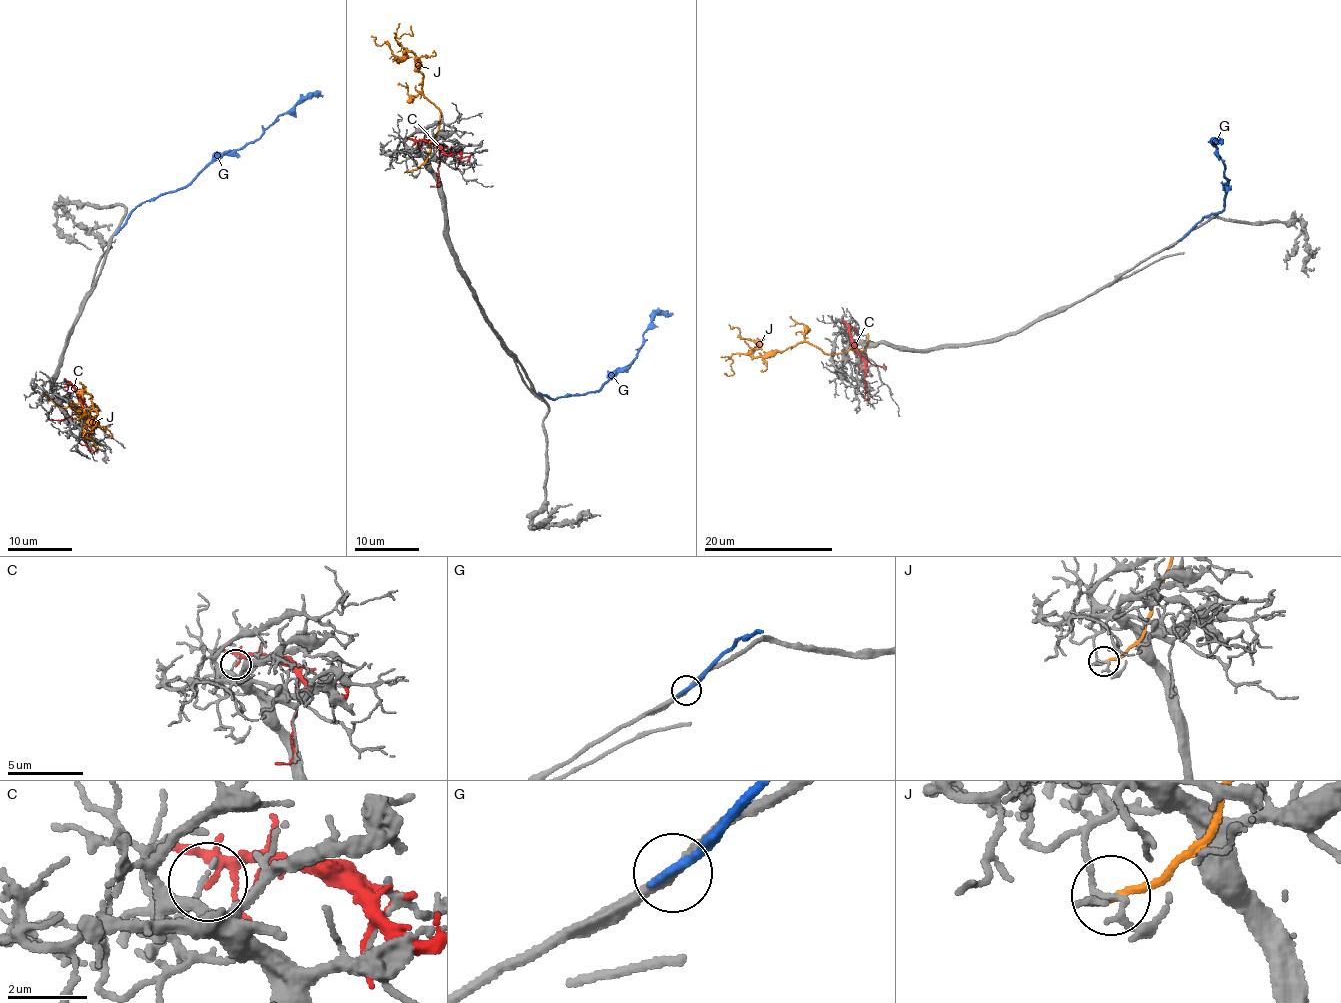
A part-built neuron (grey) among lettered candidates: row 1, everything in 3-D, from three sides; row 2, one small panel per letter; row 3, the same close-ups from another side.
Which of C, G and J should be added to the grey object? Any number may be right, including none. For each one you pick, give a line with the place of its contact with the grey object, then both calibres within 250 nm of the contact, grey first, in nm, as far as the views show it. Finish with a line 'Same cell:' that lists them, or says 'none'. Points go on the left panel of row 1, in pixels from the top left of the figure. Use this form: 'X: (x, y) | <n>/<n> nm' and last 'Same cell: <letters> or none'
Same cell: none

